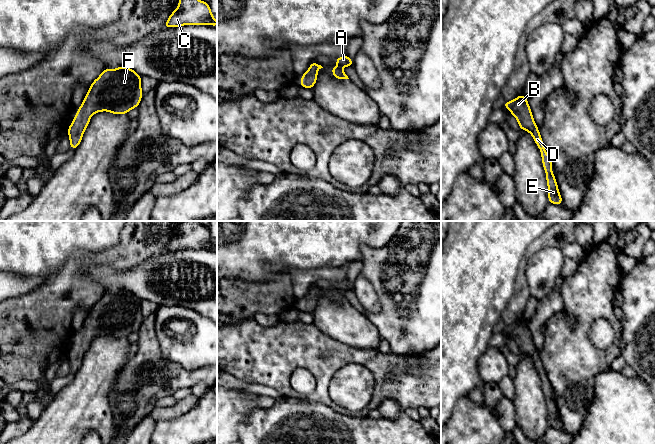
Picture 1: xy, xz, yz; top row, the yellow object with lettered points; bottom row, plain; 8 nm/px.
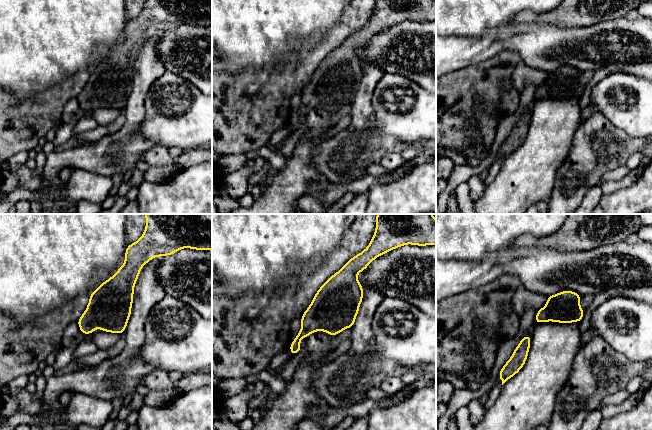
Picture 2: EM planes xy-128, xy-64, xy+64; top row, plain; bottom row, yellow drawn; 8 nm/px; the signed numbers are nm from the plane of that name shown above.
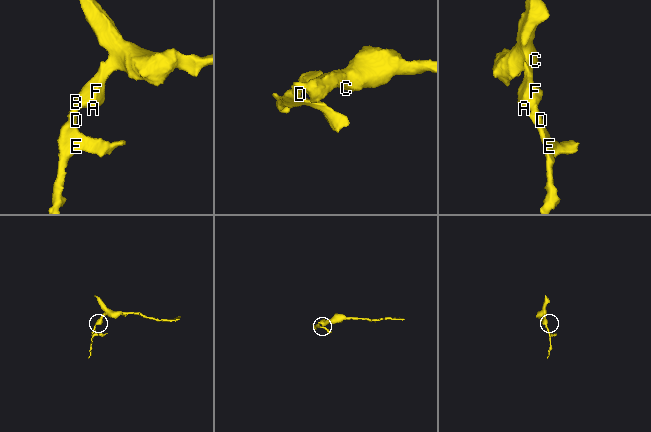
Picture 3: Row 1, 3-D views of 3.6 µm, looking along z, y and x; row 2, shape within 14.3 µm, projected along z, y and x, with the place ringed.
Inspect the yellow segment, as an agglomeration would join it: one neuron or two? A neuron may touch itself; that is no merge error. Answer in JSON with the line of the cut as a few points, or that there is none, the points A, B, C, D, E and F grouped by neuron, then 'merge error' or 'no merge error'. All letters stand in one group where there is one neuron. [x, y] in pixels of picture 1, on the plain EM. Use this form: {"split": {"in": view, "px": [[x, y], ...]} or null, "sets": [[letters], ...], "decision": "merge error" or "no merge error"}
{"split": null, "sets": [["A", "B", "C", "D", "E", "F"]], "decision": "no merge error"}

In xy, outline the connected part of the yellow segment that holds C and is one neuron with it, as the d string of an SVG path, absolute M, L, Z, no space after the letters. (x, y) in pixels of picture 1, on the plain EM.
M178 221L179 231L167 243L164 252L184 249L211 249L217 250L208 226L196 221Z

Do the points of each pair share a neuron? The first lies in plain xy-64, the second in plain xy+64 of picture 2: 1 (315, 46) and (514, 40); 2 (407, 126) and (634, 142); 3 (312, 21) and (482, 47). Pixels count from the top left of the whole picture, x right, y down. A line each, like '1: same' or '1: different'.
1: different
2: different
3: different

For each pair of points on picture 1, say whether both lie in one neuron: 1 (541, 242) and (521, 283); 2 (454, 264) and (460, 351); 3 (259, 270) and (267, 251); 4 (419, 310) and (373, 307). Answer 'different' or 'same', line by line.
1: same
2: same
3: same
4: different

